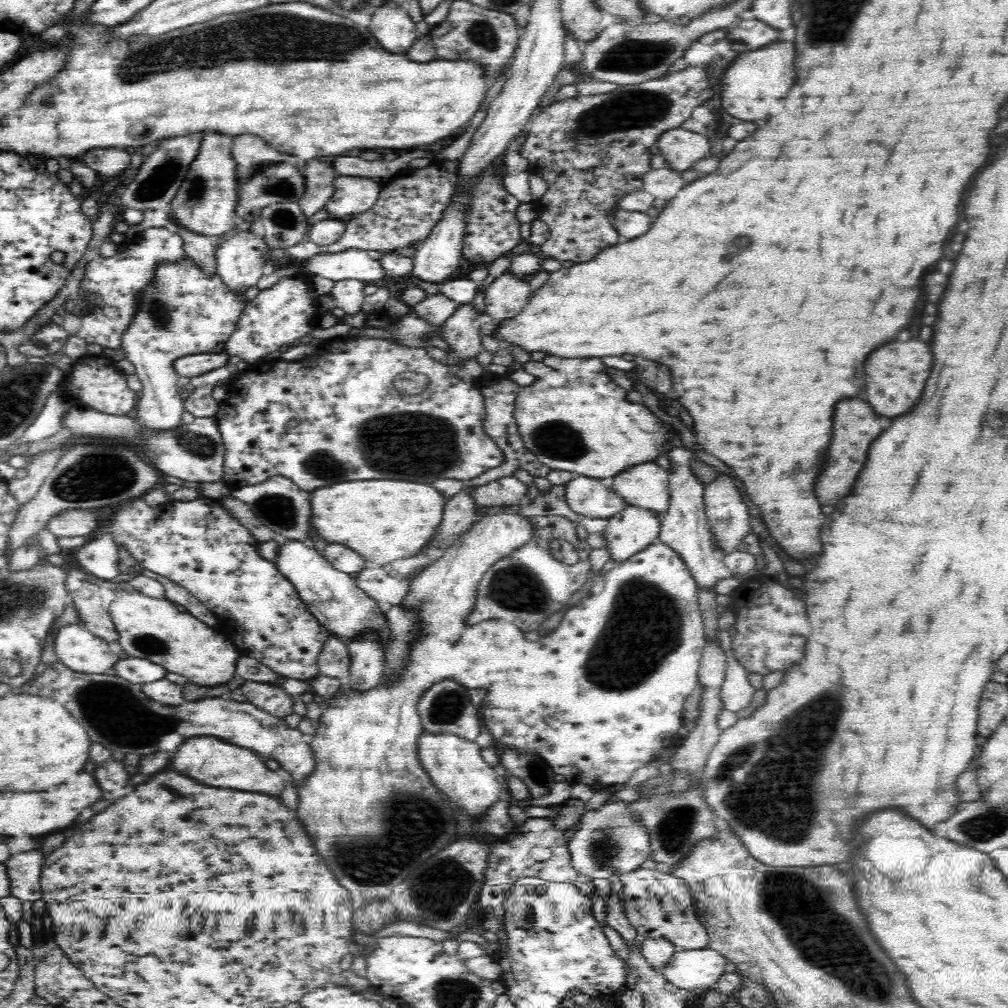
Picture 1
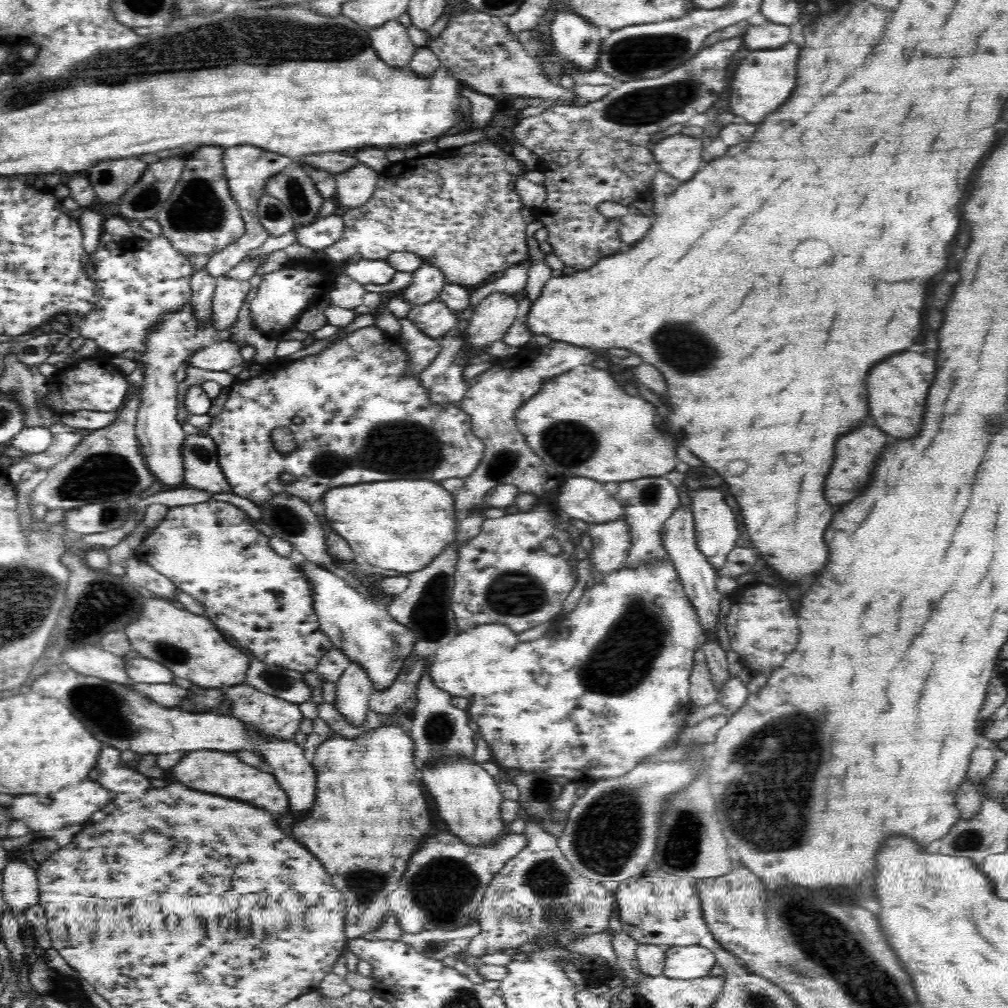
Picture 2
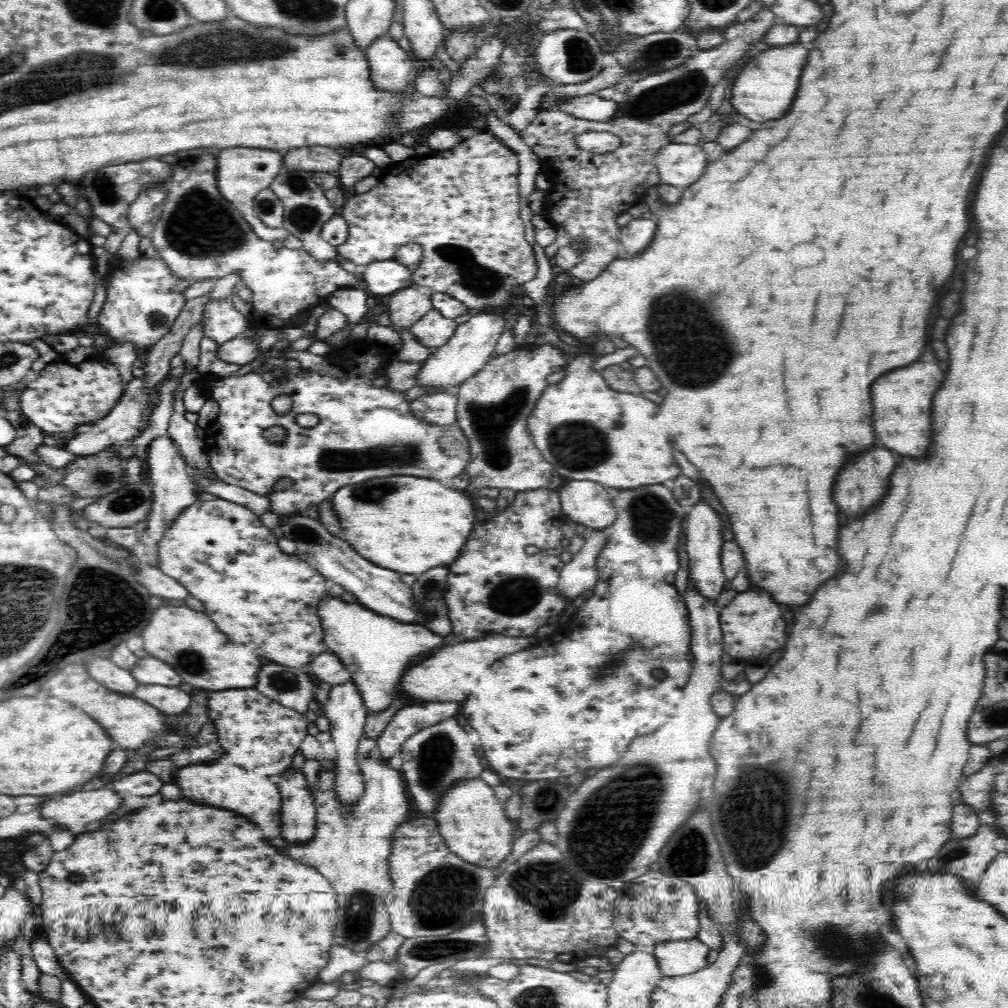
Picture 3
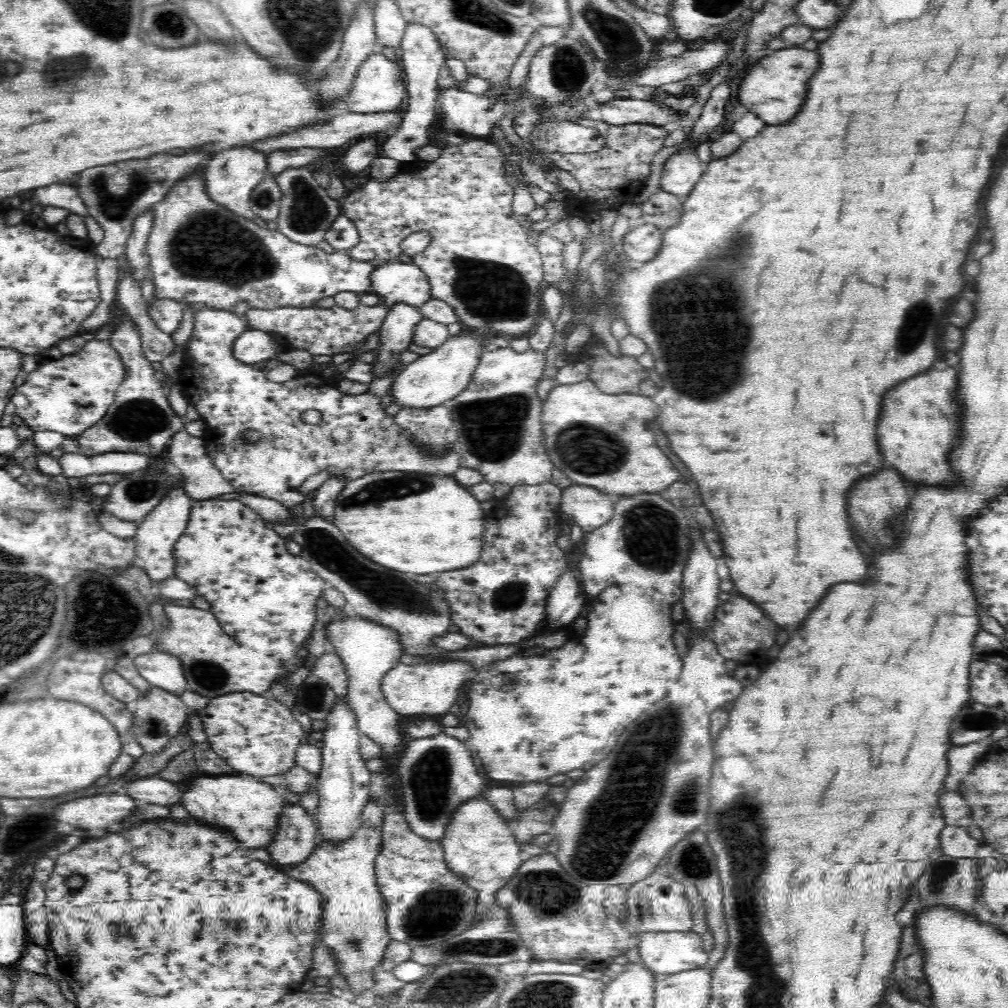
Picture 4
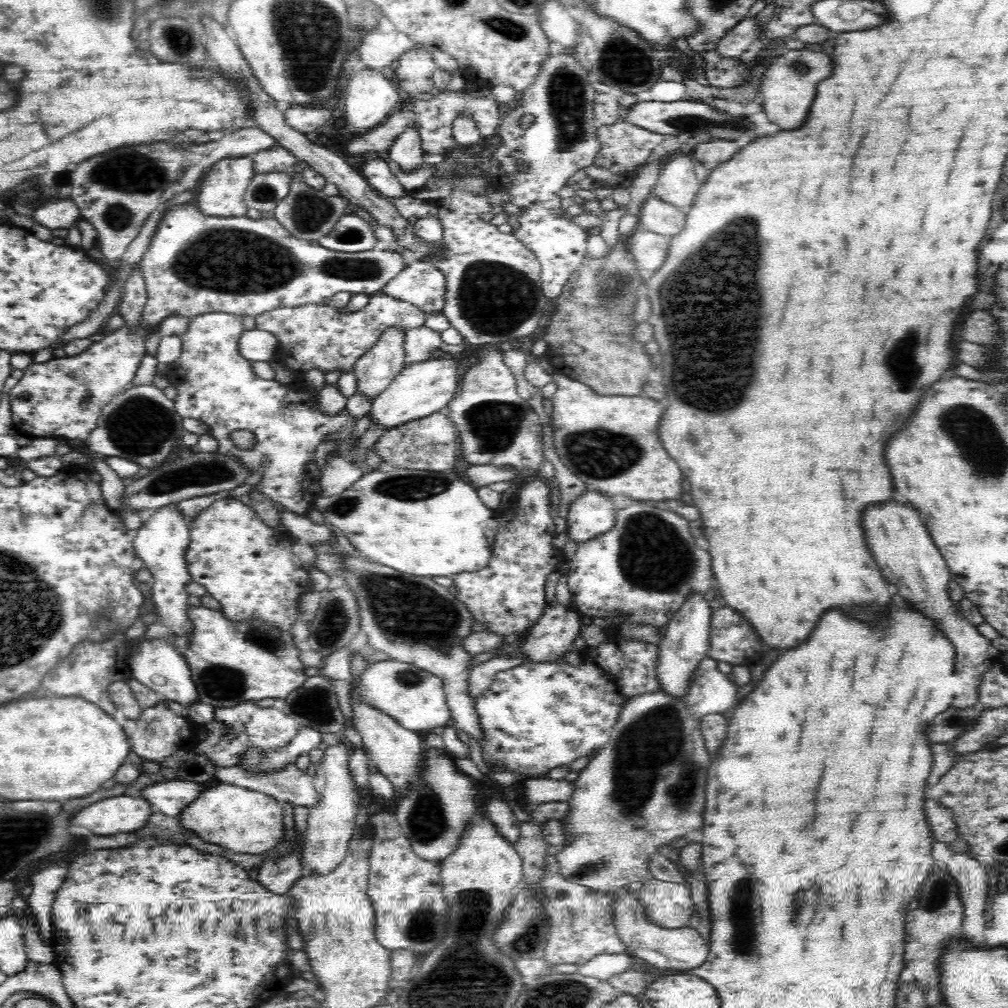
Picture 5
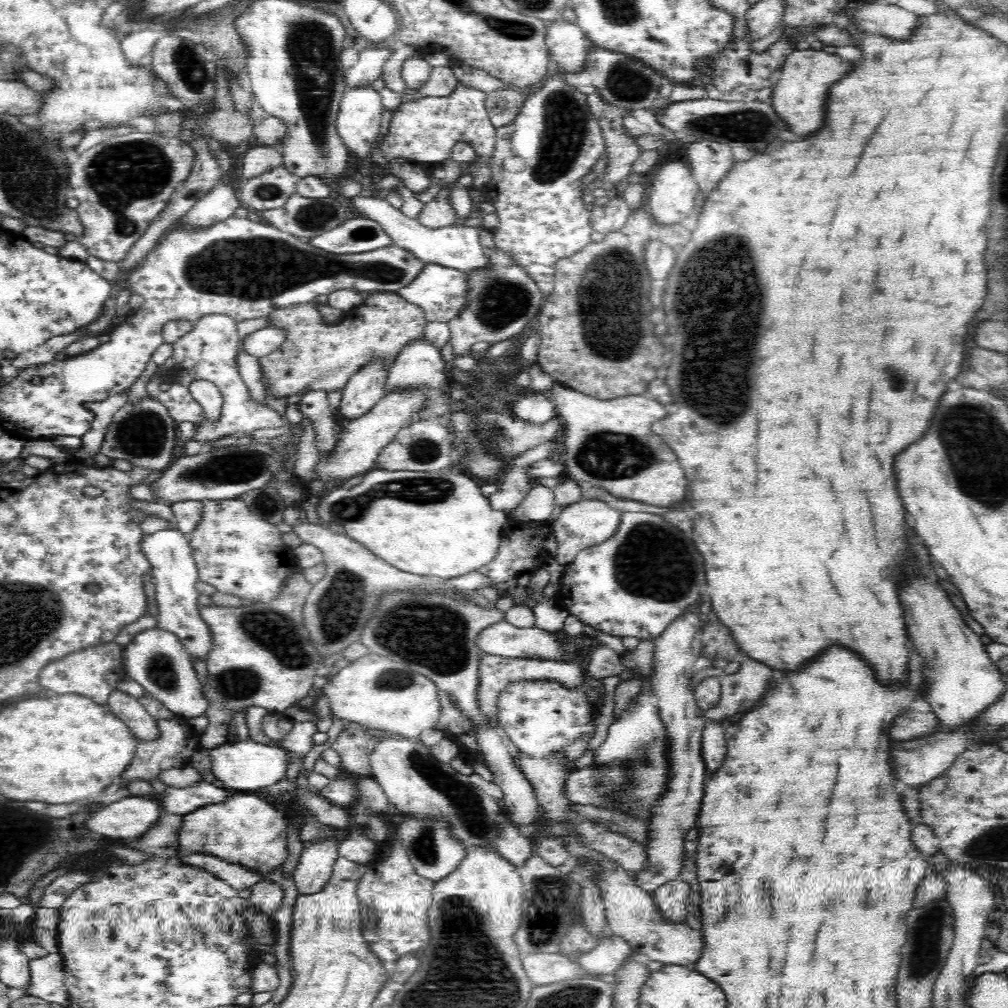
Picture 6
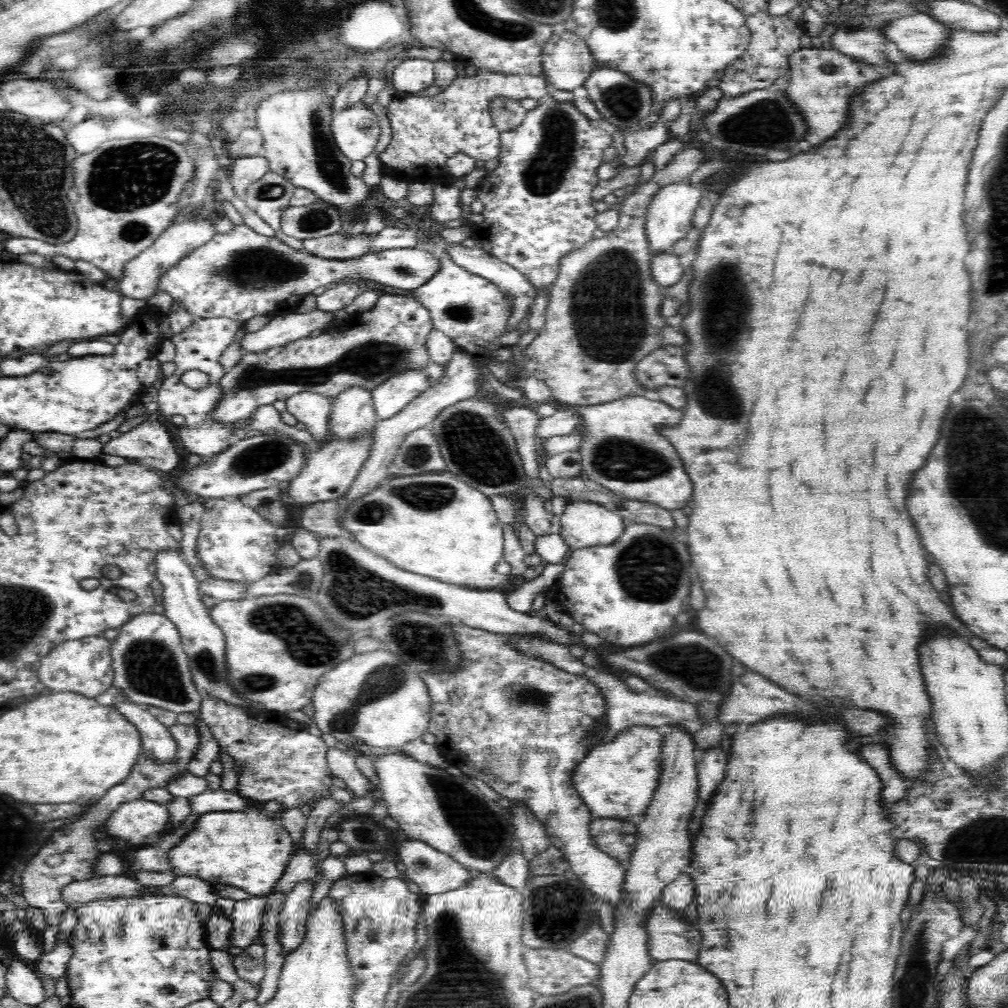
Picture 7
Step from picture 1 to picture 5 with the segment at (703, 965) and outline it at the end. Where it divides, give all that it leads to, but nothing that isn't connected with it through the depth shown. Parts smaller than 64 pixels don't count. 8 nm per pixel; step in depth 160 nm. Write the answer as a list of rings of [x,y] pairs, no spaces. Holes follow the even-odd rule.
[[[628,886],[620,887],[615,892],[614,925],[622,941],[625,942],[626,952],[644,959],[655,970],[665,973],[688,972],[689,969],[702,966],[708,956],[710,942],[704,939],[692,927],[661,928],[645,916],[645,908],[640,905],[637,895],[630,895]]]

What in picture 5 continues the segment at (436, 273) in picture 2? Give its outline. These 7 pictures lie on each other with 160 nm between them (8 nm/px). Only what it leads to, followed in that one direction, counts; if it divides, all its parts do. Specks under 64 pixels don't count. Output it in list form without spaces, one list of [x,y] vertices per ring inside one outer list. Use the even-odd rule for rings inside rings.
[[[402,327],[387,328],[378,342],[354,363],[352,371],[357,378],[356,392],[374,400],[388,388],[394,377],[405,367],[406,333]]]

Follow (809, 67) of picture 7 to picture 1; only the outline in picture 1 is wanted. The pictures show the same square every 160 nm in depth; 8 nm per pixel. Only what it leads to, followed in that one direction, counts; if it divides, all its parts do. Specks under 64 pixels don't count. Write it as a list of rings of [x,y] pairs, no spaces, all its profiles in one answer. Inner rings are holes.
[[[776,42],[766,48],[735,57],[732,66],[720,78],[720,84],[722,84],[720,98],[722,98],[724,110],[748,122],[768,118],[772,104],[784,98],[792,88],[792,84],[796,82],[794,58],[796,58],[796,52],[792,42]]]

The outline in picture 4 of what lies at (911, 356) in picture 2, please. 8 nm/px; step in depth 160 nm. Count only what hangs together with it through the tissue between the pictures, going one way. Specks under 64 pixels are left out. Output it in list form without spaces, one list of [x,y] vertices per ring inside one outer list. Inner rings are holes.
[[[952,367],[945,370],[928,370],[910,380],[898,382],[884,394],[880,420],[878,420],[878,446],[886,456],[886,464],[896,468],[908,482],[916,484],[954,484],[952,466],[948,464],[948,450],[958,436],[961,408],[957,404],[958,372]]]

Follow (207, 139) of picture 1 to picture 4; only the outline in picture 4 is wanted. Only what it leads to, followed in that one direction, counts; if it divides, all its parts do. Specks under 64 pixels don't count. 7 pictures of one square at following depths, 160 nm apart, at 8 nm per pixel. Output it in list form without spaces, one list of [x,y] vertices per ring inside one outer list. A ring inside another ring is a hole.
[[[196,172],[184,180],[178,180],[172,190],[168,192],[166,198],[159,203],[152,205],[154,212],[154,227],[150,236],[148,236],[147,253],[150,257],[150,268],[153,274],[153,282],[155,284],[154,298],[157,300],[176,300],[183,305],[193,306],[194,304],[204,304],[204,306],[214,307],[215,309],[232,310],[236,303],[248,303],[249,308],[257,308],[264,310],[272,310],[272,308],[282,307],[312,307],[322,298],[334,297],[338,292],[354,292],[358,294],[368,293],[372,288],[371,274],[378,268],[370,262],[358,262],[350,258],[346,251],[337,251],[335,253],[326,253],[324,250],[314,246],[304,246],[290,240],[287,236],[280,233],[278,230],[269,230],[268,228],[260,228],[253,220],[246,219],[232,212],[226,207],[214,202],[209,198],[205,181],[202,173]]]

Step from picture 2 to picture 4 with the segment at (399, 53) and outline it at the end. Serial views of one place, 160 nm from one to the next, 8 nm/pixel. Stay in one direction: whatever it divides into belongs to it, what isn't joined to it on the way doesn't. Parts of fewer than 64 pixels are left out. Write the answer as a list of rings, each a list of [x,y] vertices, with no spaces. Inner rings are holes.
[[[380,50],[373,52],[360,65],[353,86],[350,88],[350,96],[348,96],[350,110],[360,113],[375,113],[402,109],[407,98],[404,75],[404,69],[398,60],[390,60]]]

